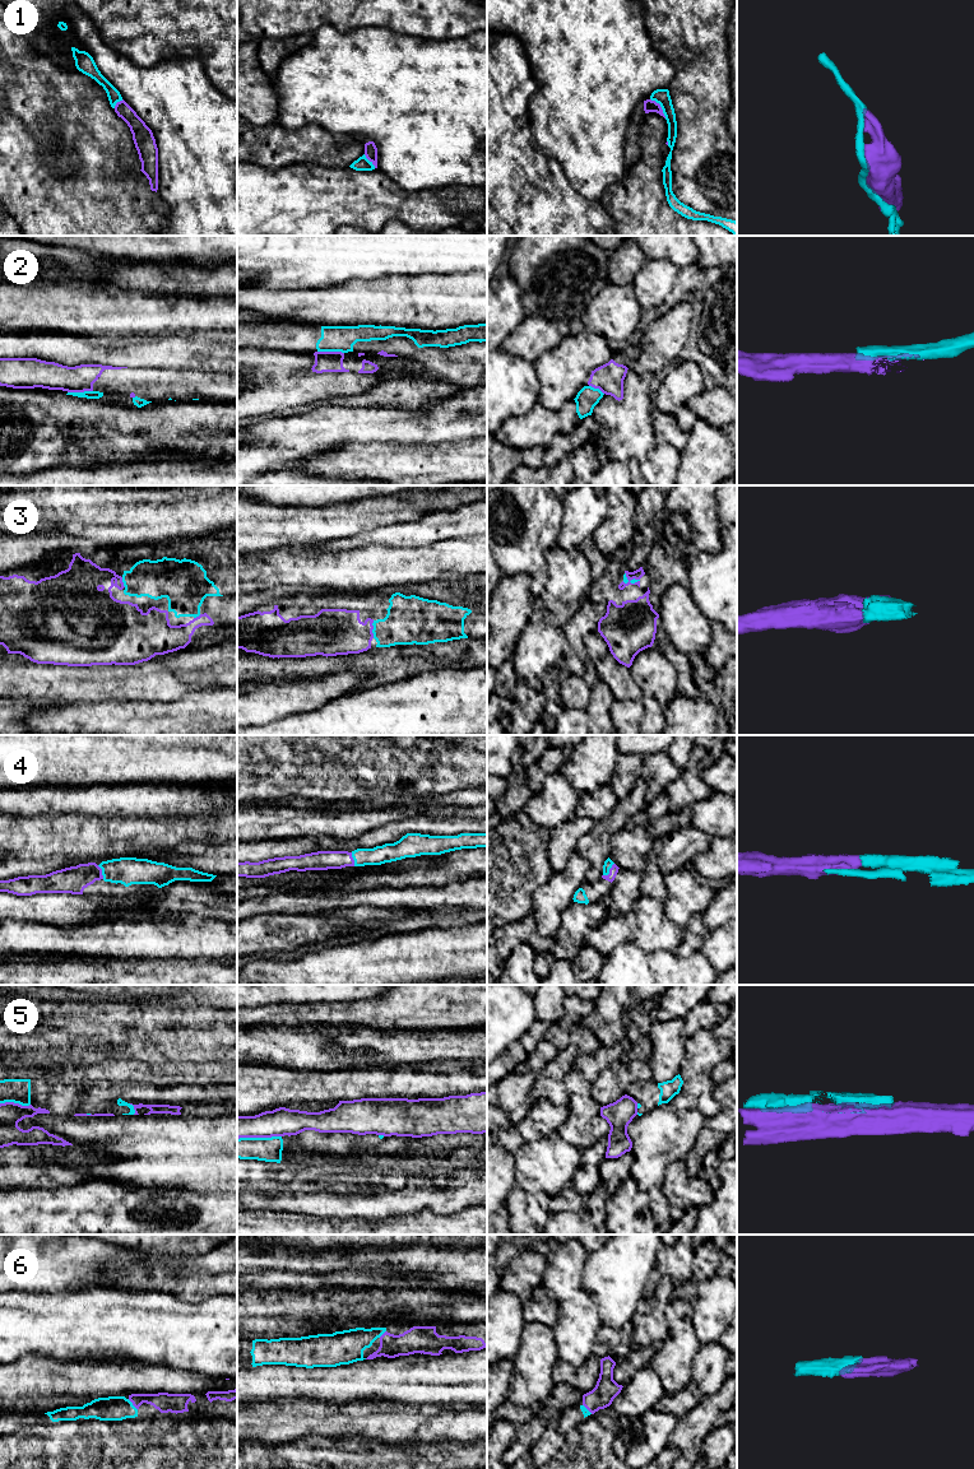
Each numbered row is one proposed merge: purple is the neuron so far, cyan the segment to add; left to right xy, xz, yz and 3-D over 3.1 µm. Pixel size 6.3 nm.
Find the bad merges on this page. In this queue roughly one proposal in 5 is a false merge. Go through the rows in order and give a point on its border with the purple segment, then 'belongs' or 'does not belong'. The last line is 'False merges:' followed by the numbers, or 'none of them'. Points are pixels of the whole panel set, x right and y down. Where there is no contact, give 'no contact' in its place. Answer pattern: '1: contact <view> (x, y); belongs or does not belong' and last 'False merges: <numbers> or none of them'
1: contact yz (661, 107); does not belong
2: contact xz (330, 352); does not belong
3: contact xz (372, 628); belongs
4: contact yz (610, 870); belongs
5: contact xz (259, 1137); does not belong
6: contact xy (133, 1404); belongs
False merges: 1, 2, 5

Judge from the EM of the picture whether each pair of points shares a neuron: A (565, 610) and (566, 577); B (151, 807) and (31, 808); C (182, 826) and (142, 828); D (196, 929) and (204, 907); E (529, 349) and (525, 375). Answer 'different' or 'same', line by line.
A: same
B: same
C: same
D: different
E: different

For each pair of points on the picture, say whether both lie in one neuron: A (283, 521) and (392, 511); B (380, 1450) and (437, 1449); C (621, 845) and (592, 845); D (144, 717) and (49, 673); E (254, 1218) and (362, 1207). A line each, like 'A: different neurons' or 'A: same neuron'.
A: same neuron
B: same neuron
C: different neurons
D: different neurons
E: different neurons

